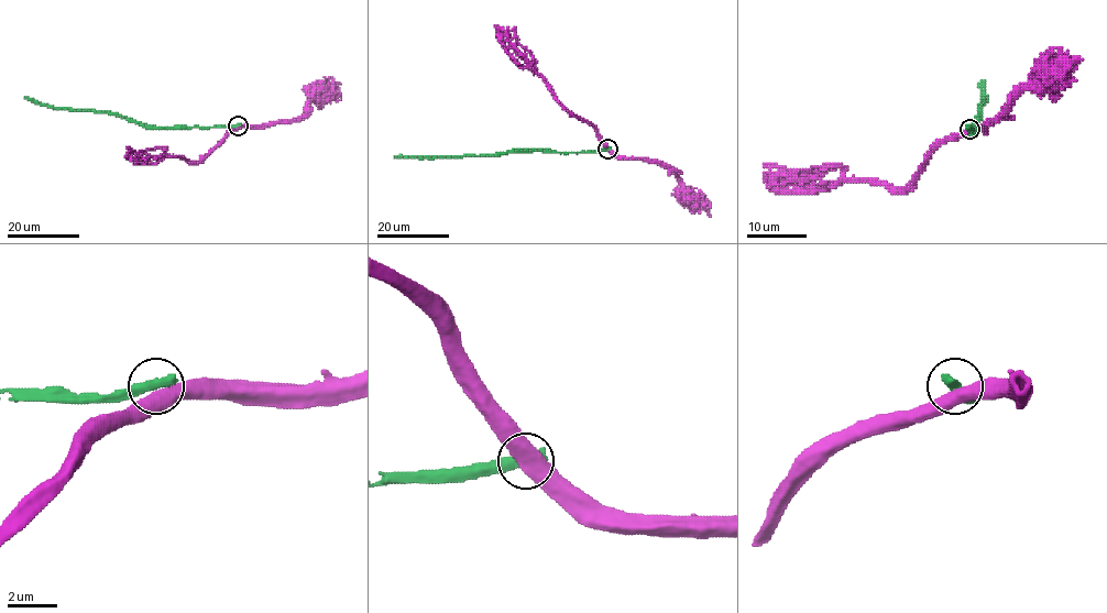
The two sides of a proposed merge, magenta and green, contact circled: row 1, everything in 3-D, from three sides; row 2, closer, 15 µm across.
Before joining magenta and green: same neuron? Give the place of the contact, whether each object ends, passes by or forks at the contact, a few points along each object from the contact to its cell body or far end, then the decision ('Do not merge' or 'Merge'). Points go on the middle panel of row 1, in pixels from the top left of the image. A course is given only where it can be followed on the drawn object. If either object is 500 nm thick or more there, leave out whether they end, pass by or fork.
Place: (607, 149). Course of magenta: (609, 149), (590, 124), (559, 102), (540, 76), (514, 61), (495, 25). Course of green: (607, 149), (585, 153), (514, 151), (482, 155), (394, 155). Do not merge

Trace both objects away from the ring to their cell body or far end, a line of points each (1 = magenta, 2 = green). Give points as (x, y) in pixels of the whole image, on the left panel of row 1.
1: (239, 126), (197, 162), (171, 156), (163, 148), (134, 152), (125, 148)
2: (238, 126), (144, 128), (112, 113), (52, 108), (24, 96)

